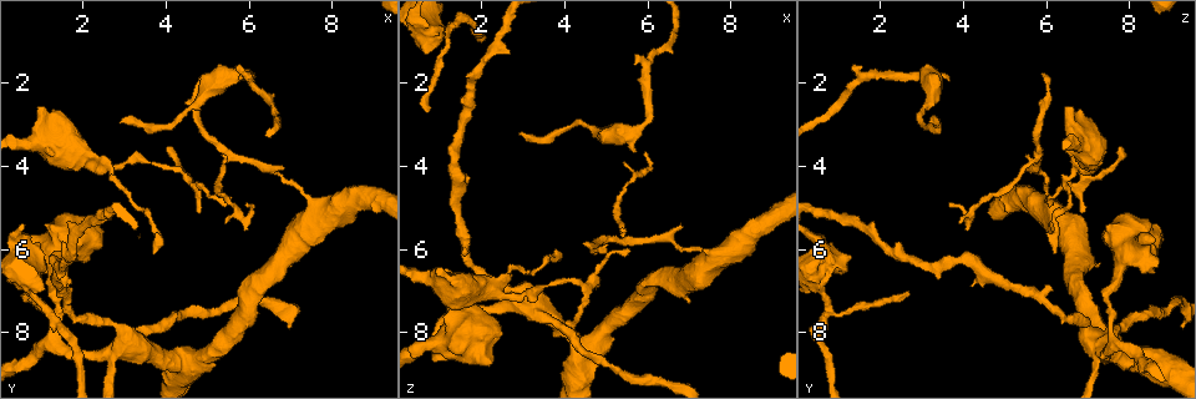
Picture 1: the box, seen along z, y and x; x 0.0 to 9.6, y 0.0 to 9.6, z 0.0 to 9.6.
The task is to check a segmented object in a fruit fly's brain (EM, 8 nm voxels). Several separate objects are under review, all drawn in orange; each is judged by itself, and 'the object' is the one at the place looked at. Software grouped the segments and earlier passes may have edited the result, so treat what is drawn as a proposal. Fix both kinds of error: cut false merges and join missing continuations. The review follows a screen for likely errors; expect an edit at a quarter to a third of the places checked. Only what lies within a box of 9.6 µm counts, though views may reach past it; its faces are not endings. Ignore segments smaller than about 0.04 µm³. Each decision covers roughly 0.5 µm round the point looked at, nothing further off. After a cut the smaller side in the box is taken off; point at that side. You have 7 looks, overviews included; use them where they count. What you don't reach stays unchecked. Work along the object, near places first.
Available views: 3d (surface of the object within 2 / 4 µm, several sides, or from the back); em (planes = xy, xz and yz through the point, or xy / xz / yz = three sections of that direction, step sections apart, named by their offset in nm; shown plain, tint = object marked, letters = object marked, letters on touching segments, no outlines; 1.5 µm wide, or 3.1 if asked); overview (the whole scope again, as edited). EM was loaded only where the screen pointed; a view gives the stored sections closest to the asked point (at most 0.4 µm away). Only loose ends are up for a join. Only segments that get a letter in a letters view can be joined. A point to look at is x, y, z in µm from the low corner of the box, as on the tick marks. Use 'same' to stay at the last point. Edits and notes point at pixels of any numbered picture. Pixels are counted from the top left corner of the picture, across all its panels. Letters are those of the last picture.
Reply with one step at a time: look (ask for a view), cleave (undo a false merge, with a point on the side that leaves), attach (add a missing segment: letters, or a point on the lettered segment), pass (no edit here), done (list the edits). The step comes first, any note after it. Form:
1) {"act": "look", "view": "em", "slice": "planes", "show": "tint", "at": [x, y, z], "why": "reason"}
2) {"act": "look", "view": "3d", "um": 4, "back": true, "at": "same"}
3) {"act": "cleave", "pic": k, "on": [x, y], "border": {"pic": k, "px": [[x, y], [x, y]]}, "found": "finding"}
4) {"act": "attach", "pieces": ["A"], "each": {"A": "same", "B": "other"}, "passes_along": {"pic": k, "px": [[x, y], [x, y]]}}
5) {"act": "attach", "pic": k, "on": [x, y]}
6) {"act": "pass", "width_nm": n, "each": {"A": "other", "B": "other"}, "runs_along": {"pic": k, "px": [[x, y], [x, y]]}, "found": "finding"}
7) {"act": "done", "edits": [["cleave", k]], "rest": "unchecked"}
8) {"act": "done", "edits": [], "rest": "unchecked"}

{"act": "look", "view": "3d", "um": 2, "at": [5.60, 1.75, 3.15], "why": "sudden change in width"}

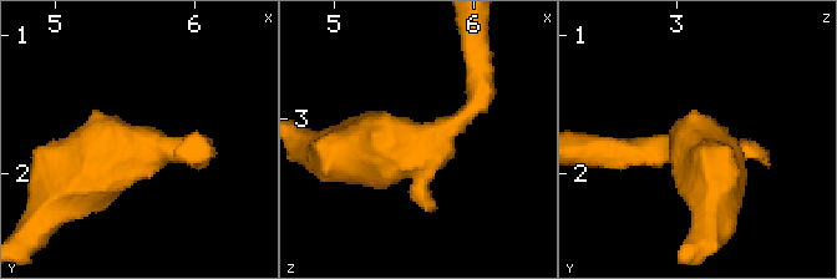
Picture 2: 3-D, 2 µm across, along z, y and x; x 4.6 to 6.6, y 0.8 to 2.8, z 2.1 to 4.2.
{"act": "look", "view": "em", "slice": "xz", "step": 4, "show": "tint", "at": [5.54, 1.80, 3.20], "why": "shape alone is not enough"}

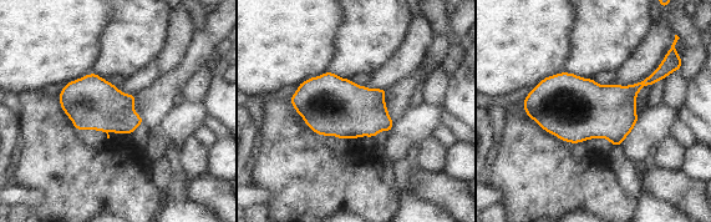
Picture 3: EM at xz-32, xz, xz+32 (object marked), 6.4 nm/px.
{"act": "look", "view": "em", "slice": "xz", "step": 4, "show": "letters", "at": "same"}

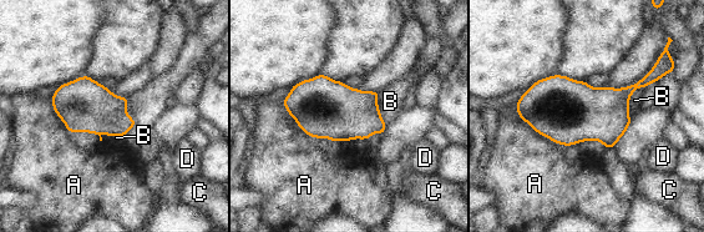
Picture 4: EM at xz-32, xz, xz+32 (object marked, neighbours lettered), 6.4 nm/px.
{"act": "pass", "width_nm": 300, "each": {"A": "other", "B": "other", "C": "other", "D": "other"}, "border": {"pic": 4, "px": [[644, 86], [629, 97], [631, 119]]}, "found": "one neuron here"}

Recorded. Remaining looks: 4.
{"act": "look", "view": "em", "slice": "planes", "show": "letters", "at": [0.70, 6.25, 1.30], "why": "thick end"}

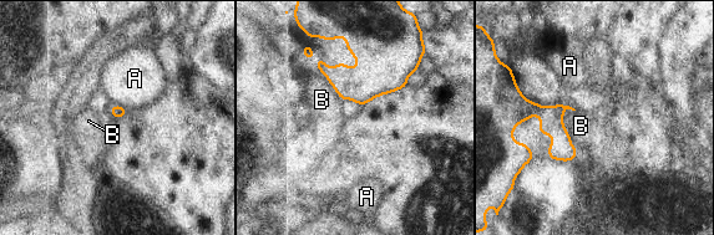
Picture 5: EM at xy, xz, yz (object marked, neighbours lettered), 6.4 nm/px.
{"act": "pass", "each": {"A": "other", "B": "other"}, "border": {"pic": 5, "px": [[114, 103], [127, 110]]}, "found": "no lettered segment goes on from it"}

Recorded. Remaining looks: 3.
{"act": "look", "view": "3d", "um": 4, "at": [2.75, 8.40, 7.35]}

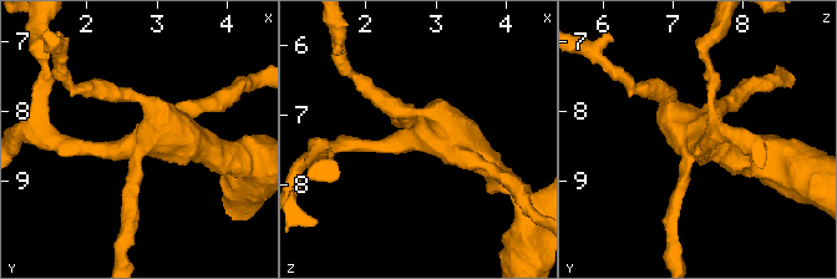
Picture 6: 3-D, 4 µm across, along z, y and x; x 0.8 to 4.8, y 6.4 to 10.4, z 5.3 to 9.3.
{"act": "look", "view": "em", "slice": "planes", "show": "letters", "at": [2.80, 8.40, 7.30], "why": "need the tissue"}

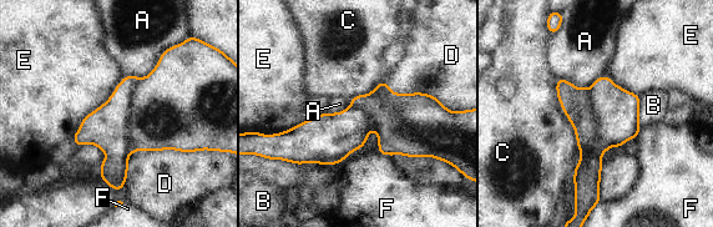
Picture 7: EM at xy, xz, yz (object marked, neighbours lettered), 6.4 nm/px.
{"act": "cleave", "pic": 7, "on": [107, 127], "each": {"A": "other", "B": "other", "C": "other", "D": "other", "E": "other", "F": "other"}, "border": {"pic": 7, "px": [[141, 79], [130, 117], [132, 151]]}, "found": "a second neuron is stuck on"}

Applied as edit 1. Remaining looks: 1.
{"act": "done", "edits": [["cleave", 7]], "rest": "unchecked"}

